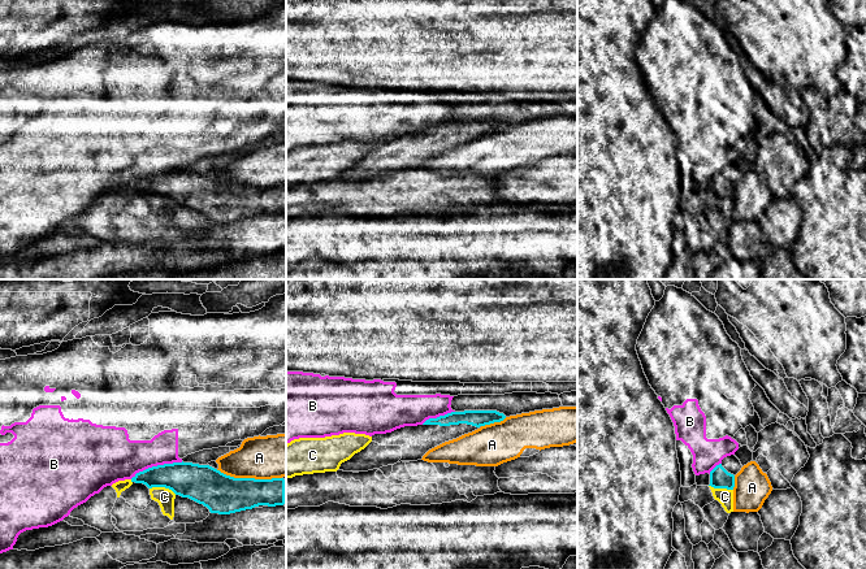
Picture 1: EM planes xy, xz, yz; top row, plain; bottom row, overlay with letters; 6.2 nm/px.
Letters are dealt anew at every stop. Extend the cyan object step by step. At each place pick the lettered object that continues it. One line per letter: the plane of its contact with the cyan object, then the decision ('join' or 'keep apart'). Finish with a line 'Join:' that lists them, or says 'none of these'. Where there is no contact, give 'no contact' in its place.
A: xy | keep apart
B: xy | keep apart
C: xy | keep apart
Join: none of these

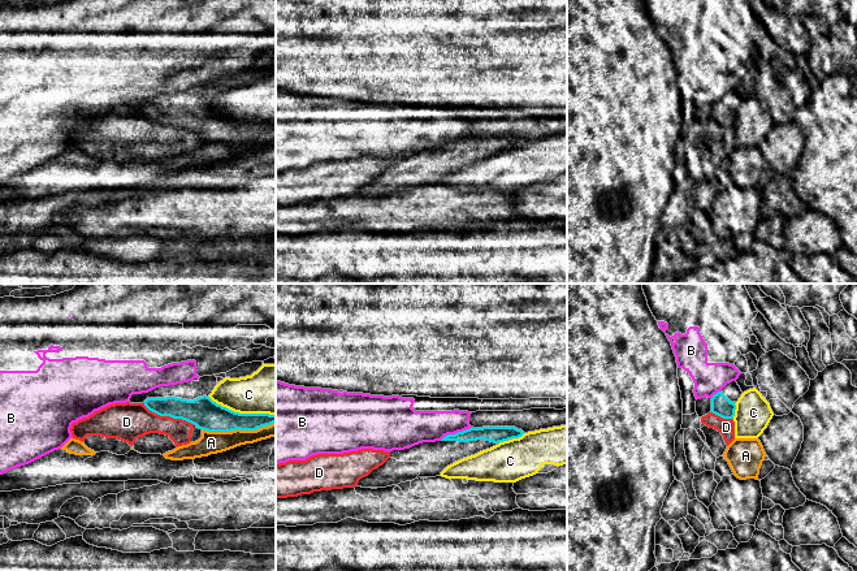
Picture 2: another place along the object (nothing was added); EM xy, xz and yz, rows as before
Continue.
A: xy | keep apart
B: xz | keep apart
C: xy | keep apart
D: xy | keep apart
Join: none of these

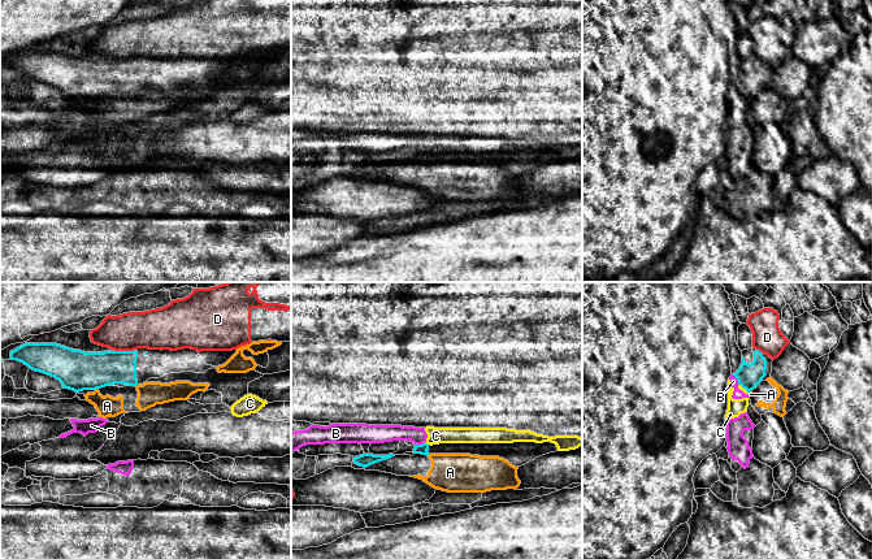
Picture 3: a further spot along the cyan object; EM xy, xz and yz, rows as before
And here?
A: xy | keep apart
B: xz | keep apart
C: xz | keep apart
D: xy | keep apart
Join: none of these

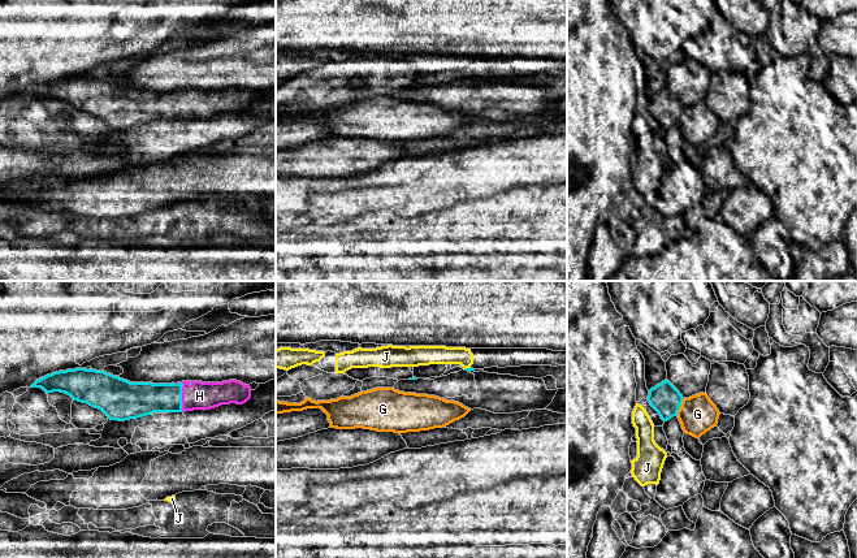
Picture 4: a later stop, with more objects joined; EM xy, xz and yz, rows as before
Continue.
G: yz | keep apart
H: xy | join
J: xz | keep apart
Join: H

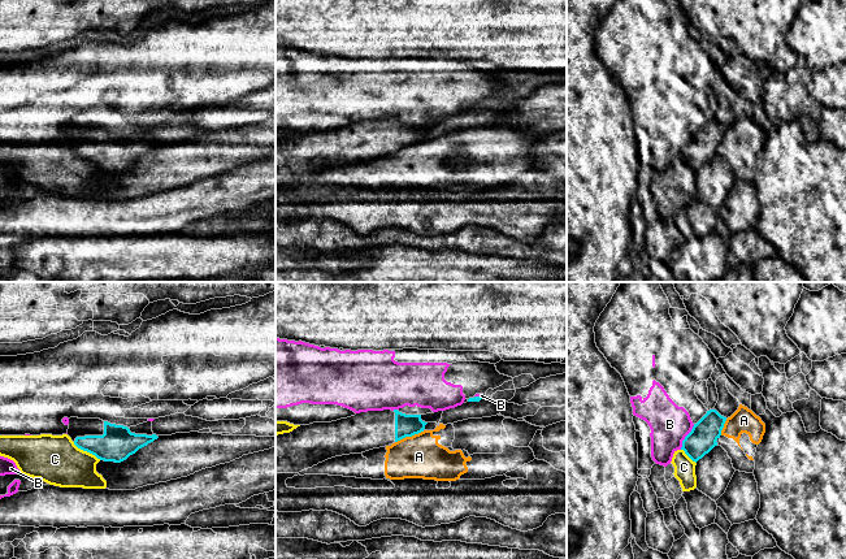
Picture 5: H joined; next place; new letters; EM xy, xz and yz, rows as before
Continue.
A: xz | keep apart
B: yz | keep apart
C: xy | keep apart
Join: none of these

